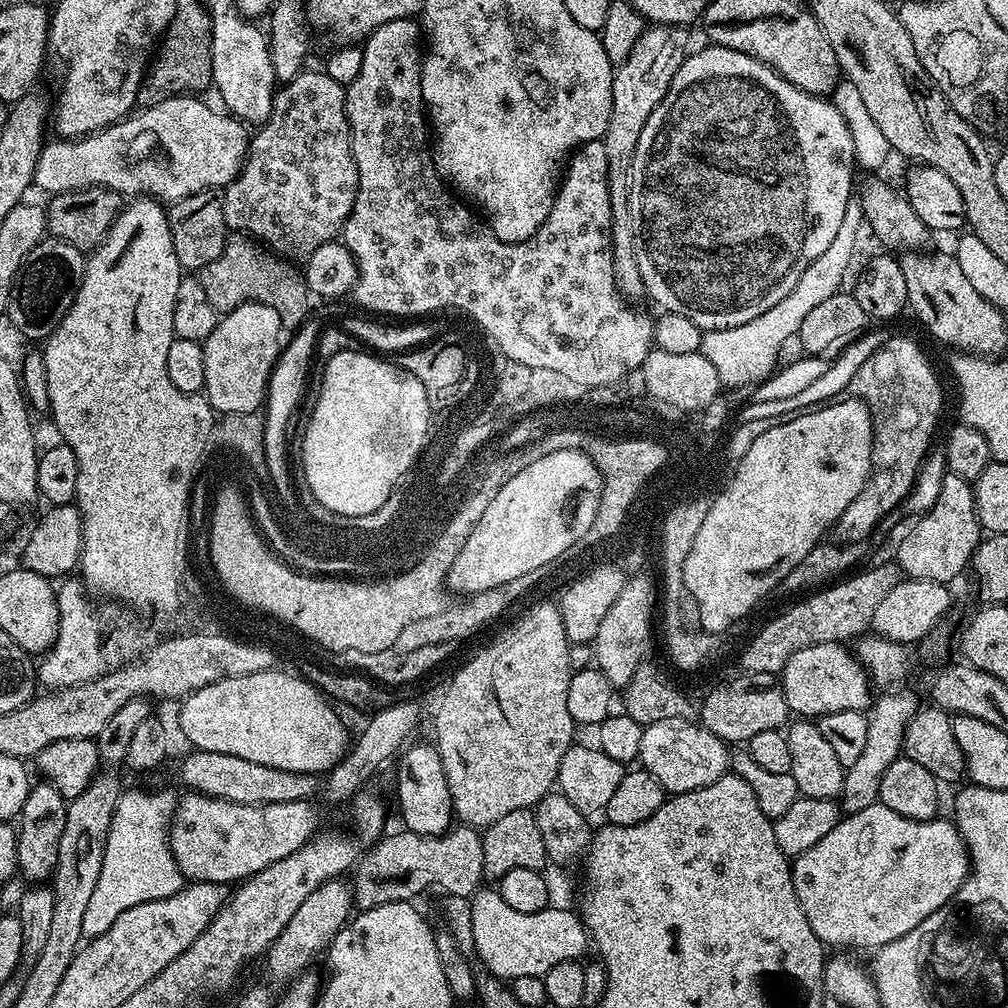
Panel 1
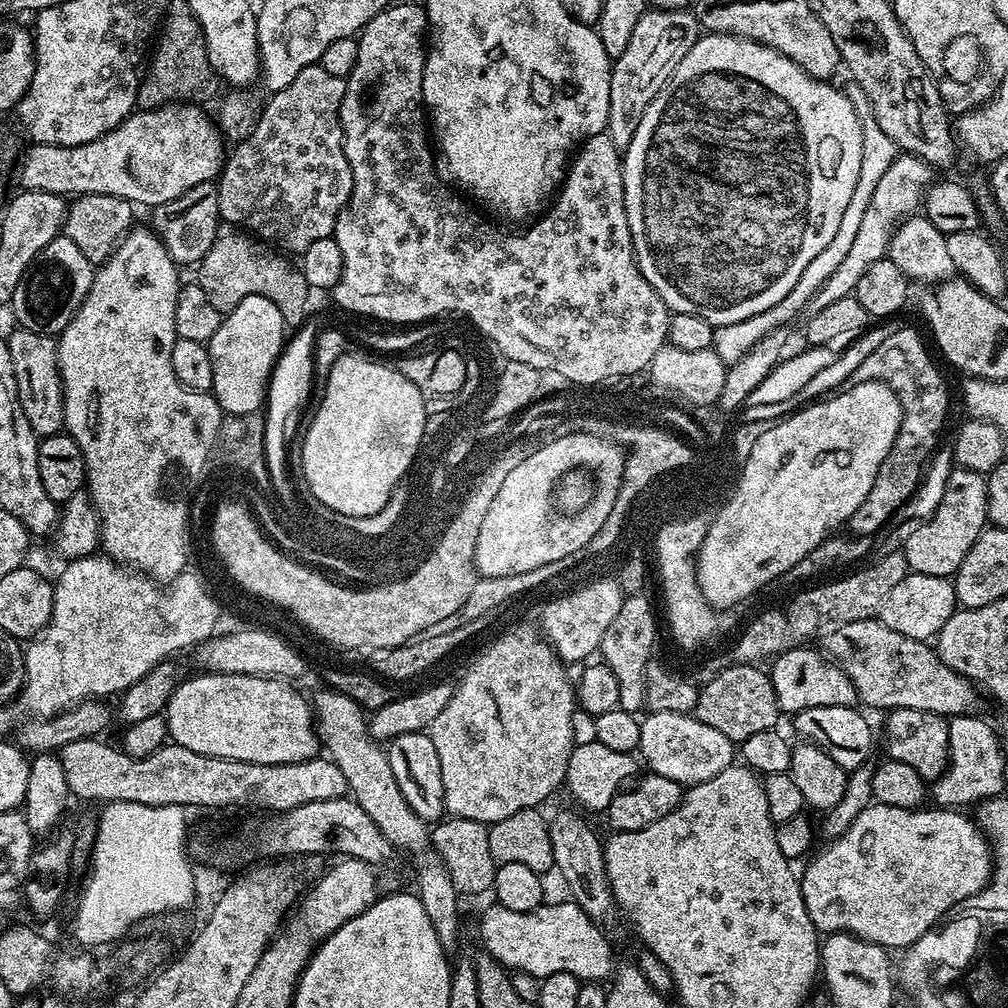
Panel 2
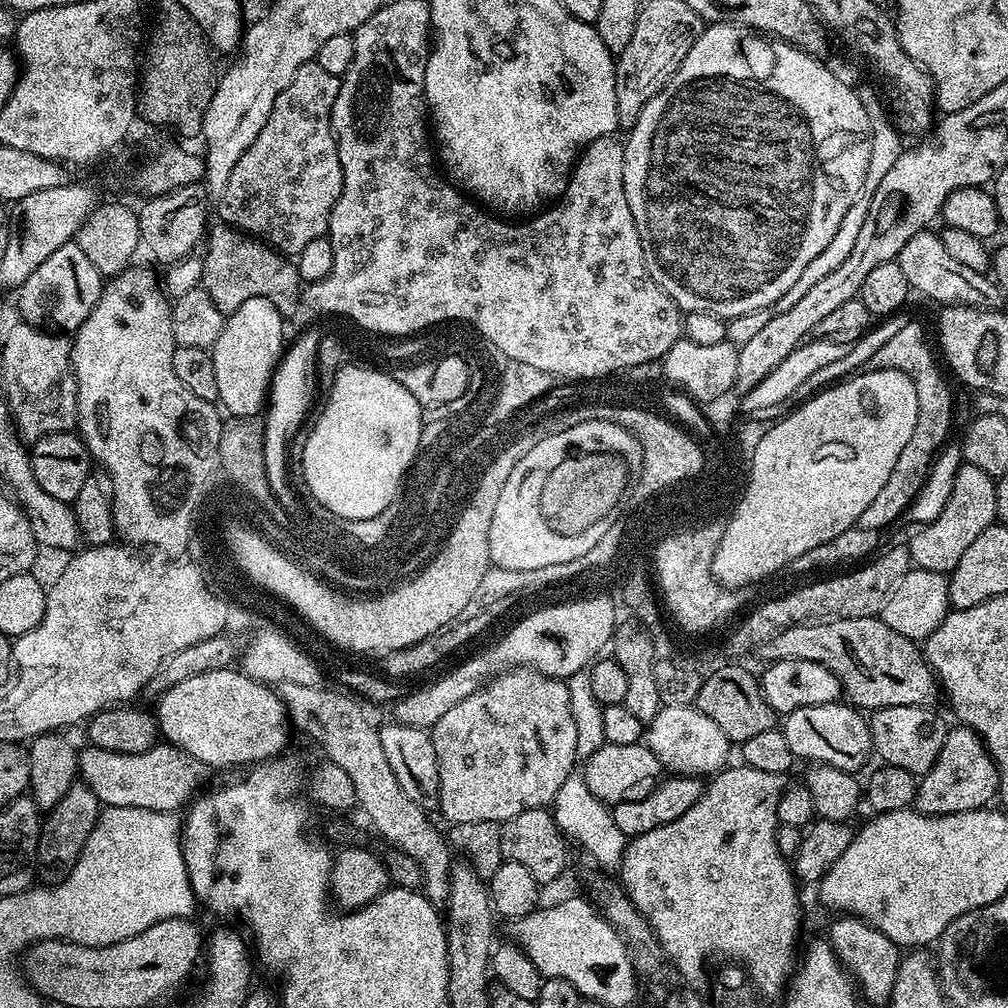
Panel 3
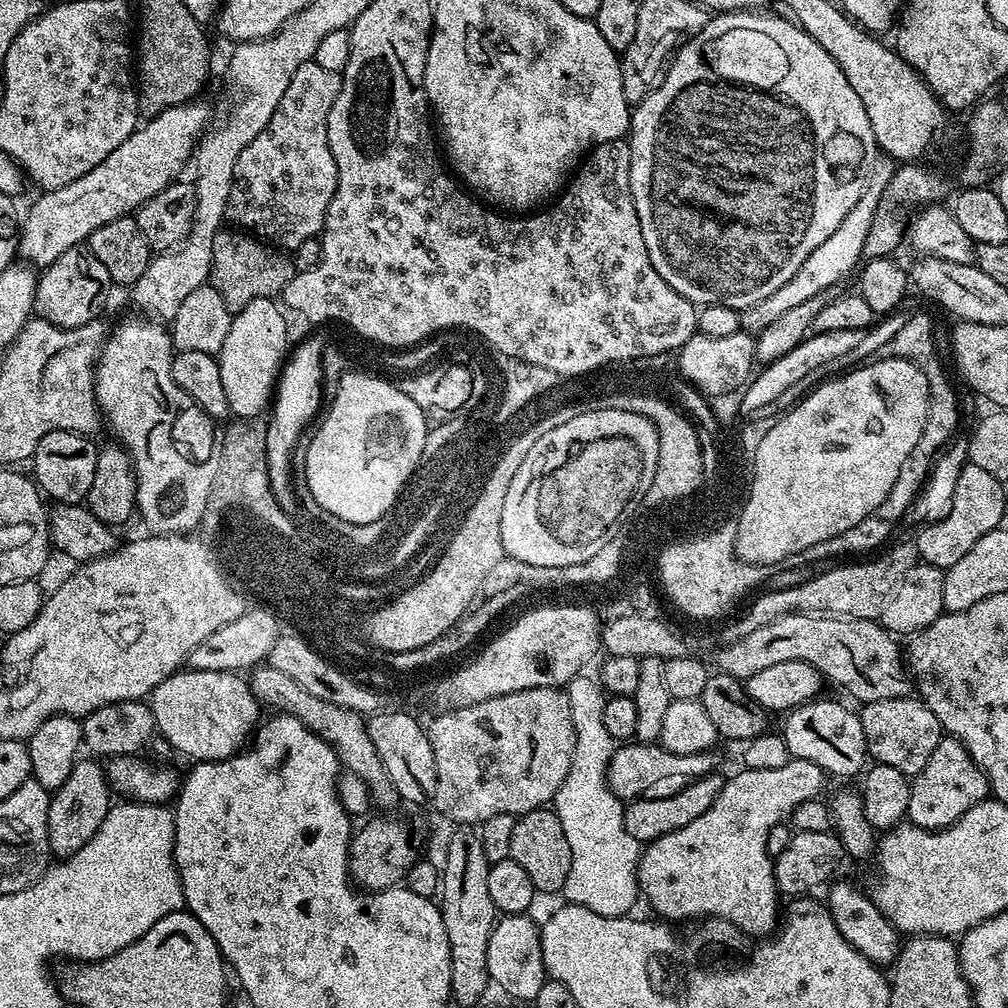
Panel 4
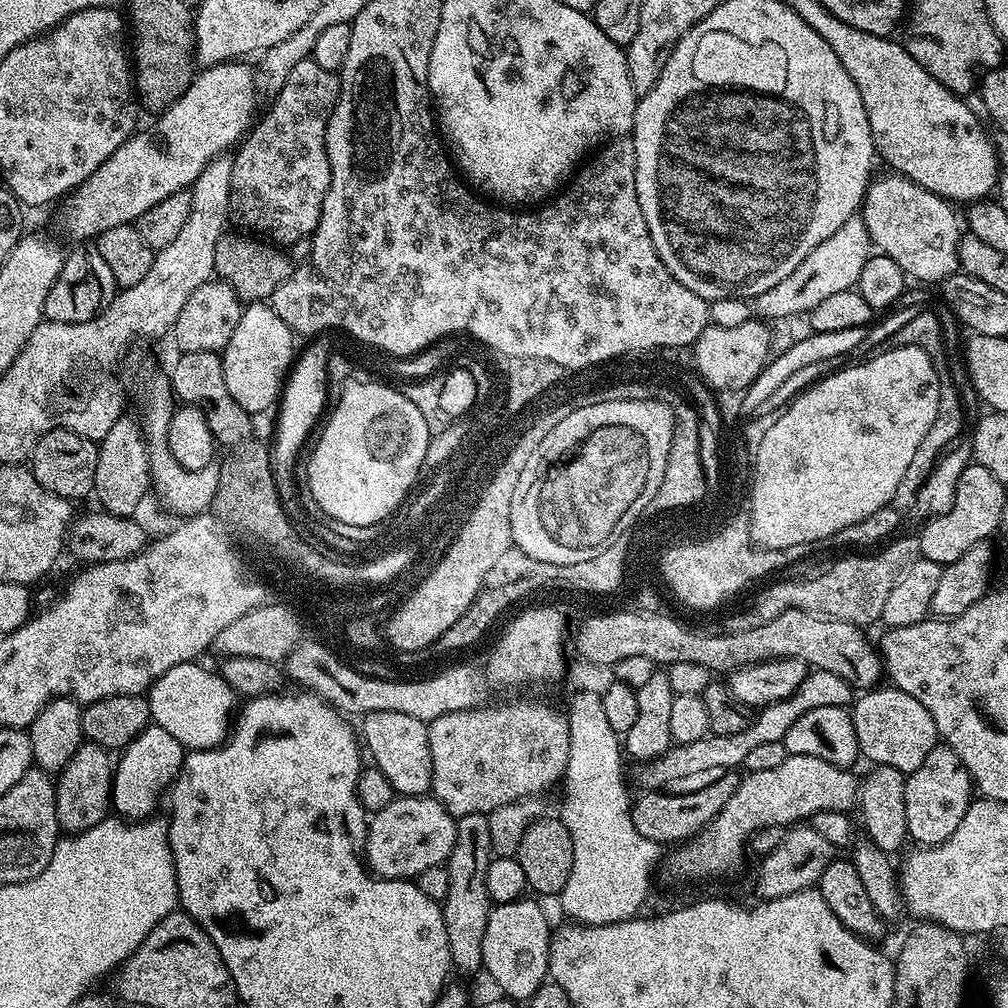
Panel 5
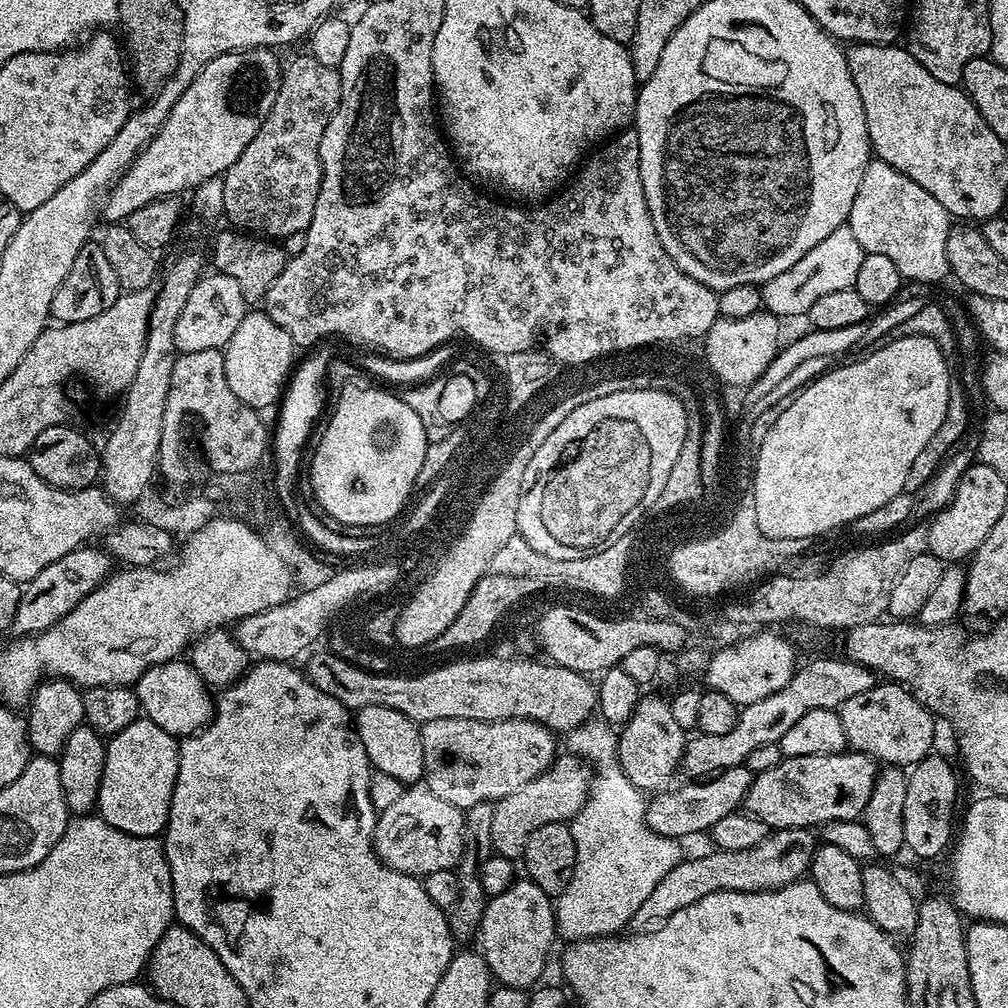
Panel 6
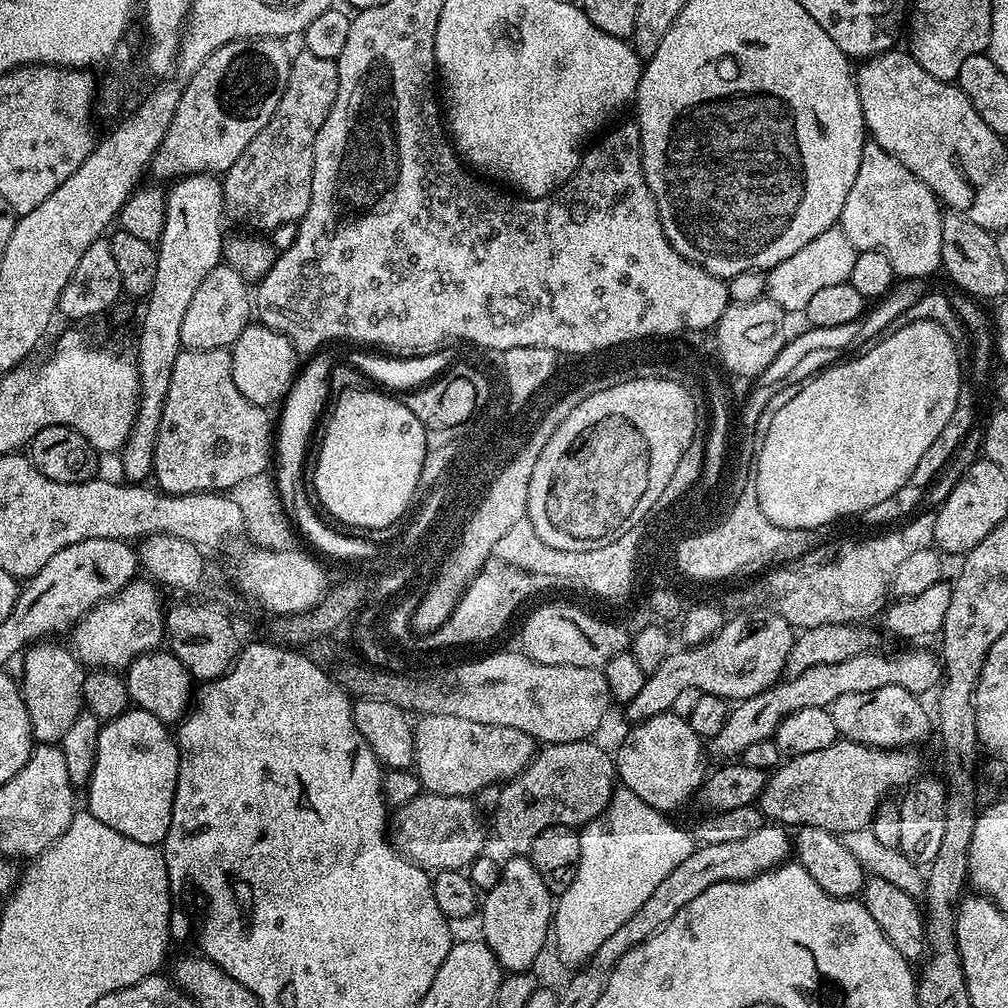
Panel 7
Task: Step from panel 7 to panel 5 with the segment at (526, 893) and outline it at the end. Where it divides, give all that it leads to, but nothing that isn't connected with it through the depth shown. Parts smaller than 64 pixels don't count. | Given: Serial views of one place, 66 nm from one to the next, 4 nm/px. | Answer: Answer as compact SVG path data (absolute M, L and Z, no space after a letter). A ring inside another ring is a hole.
M529 898L511 900L493 907L486 922L486 934L482 937L483 971L501 988L503 995L509 1000L526 1002L549 979L548 951L552 941L553 929L548 928L548 916Z

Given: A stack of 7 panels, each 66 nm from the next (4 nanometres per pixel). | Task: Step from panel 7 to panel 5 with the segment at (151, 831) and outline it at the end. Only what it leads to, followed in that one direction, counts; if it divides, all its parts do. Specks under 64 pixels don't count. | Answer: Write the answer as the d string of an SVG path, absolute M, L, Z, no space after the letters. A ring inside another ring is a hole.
M149 723L148 727L142 729L132 741L119 753L114 764L112 774L112 808L115 815L133 822L143 822L153 815L152 812L160 804L160 795L169 791L170 785L180 773L180 767L184 765L186 749L162 726Z

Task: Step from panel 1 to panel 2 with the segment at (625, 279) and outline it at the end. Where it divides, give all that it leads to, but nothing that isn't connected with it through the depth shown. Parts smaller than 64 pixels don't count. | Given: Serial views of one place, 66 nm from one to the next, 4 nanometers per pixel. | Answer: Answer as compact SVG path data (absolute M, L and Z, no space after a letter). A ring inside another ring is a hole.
M647 9L634 26L626 51L615 57L610 78L610 101L606 131L616 148L628 148L647 106L668 84L678 63L696 45L700 27L687 9Z

